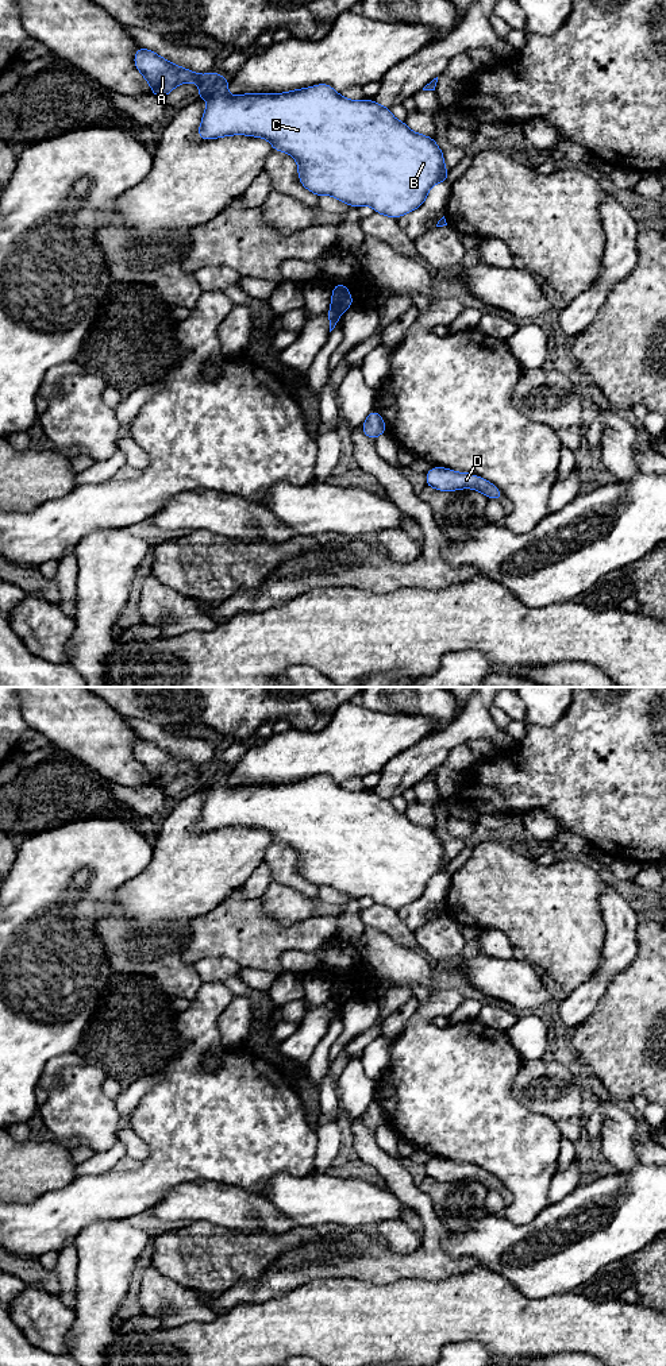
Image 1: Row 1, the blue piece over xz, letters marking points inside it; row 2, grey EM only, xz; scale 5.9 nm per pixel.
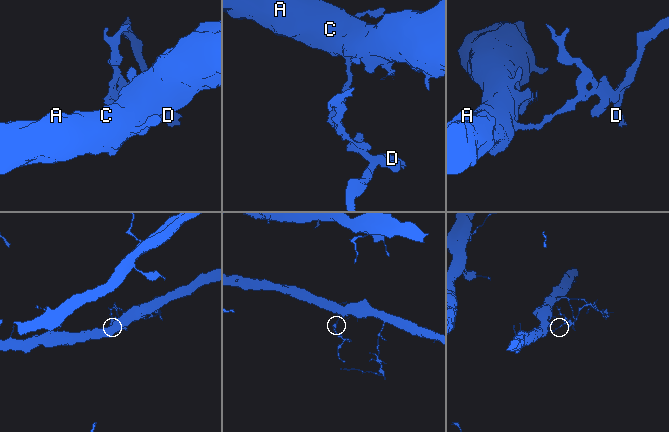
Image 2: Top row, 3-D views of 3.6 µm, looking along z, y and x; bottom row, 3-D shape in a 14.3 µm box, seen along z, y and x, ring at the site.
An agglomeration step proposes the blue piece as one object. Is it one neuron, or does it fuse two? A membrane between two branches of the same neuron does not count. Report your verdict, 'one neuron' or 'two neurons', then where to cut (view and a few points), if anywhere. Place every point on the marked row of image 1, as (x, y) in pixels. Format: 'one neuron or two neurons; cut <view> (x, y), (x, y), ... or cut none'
two neurons; cut xz (331, 308), (339, 315)

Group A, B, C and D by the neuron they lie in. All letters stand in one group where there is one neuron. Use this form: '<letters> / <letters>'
A B C / D

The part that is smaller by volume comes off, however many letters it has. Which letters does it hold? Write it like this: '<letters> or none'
D

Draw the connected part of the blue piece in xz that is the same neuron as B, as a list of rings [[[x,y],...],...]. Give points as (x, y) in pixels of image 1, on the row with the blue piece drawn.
[[[140,46],[134,65],[150,84],[151,94],[161,99],[180,84],[199,84],[196,97],[209,101],[197,131],[200,139],[263,138],[272,143],[273,151],[288,153],[297,161],[301,185],[317,197],[332,196],[354,208],[370,205],[382,216],[399,219],[421,207],[435,184],[447,182],[450,171],[444,169],[443,153],[434,138],[411,131],[405,121],[394,119],[390,108],[374,100],[347,100],[328,84],[286,93],[228,96],[230,80],[217,70],[199,74]]]

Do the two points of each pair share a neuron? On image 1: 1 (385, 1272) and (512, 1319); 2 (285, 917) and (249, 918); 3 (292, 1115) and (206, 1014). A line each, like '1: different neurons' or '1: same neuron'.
1: different neurons
2: different neurons
3: same neuron

